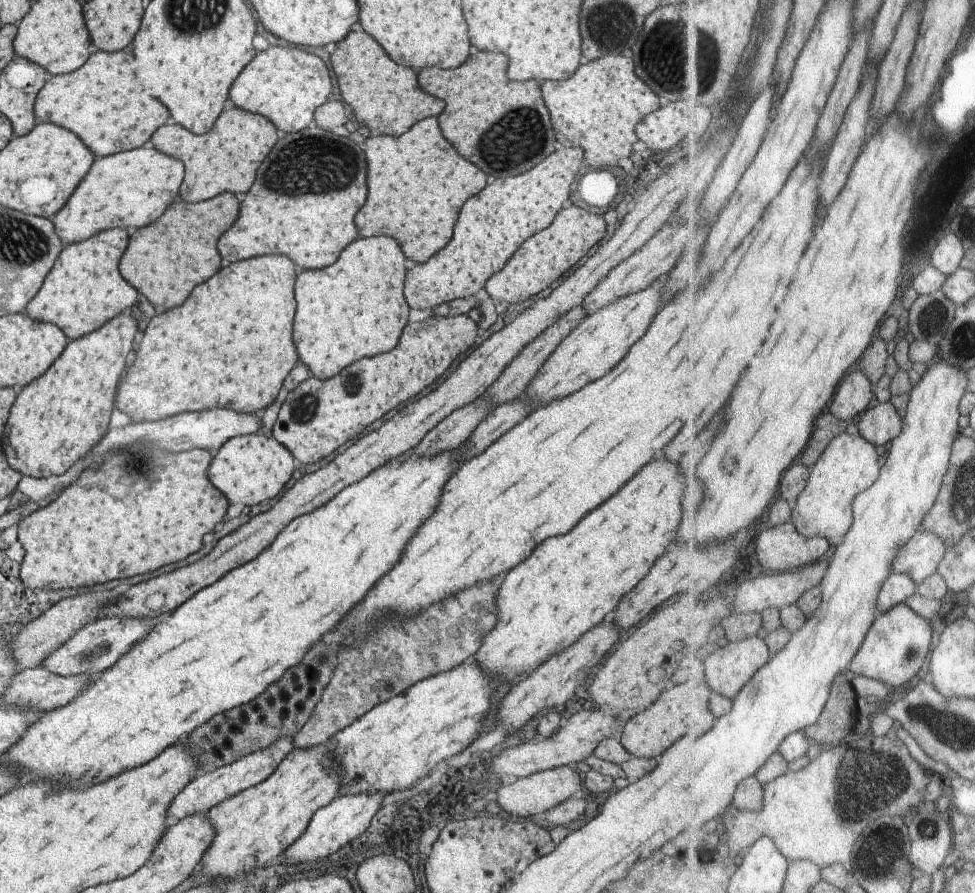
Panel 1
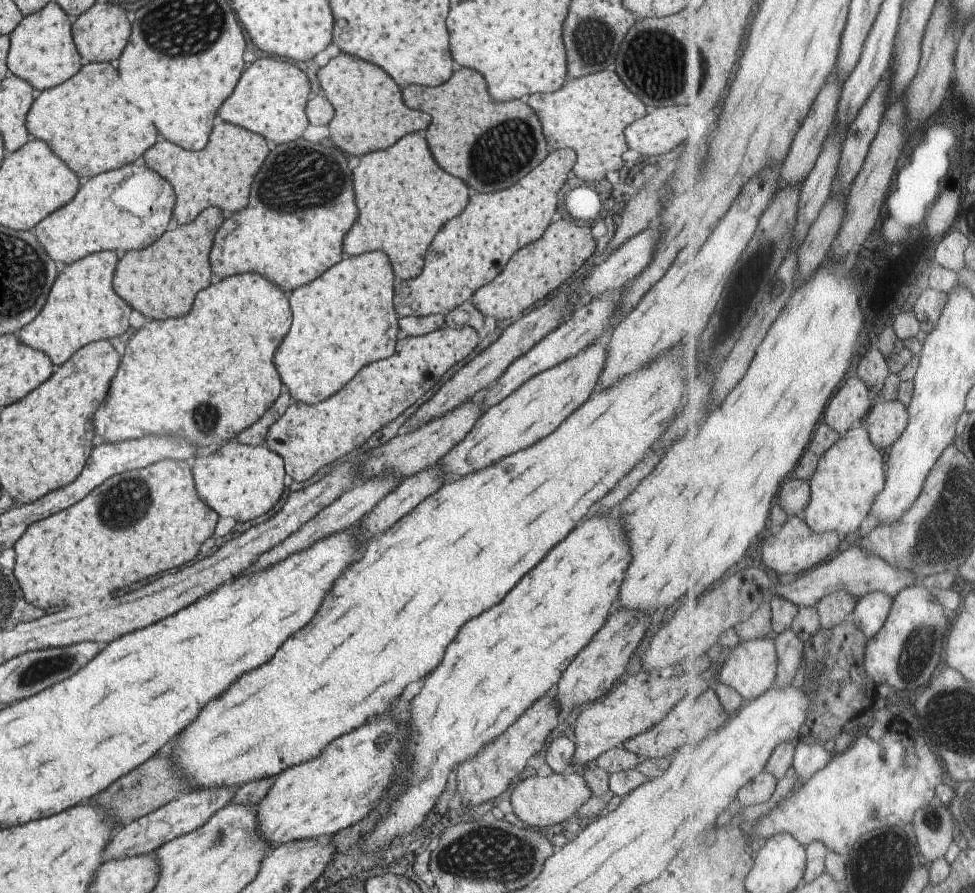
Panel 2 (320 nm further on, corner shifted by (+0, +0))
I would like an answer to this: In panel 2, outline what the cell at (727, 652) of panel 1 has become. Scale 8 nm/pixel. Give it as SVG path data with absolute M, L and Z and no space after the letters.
M776 639L741 641L736 648L727 653L729 654L729 660L727 660L721 672L721 681L735 687L748 702L758 699L767 691L775 688L780 667Z

